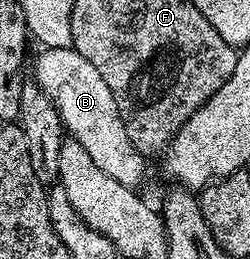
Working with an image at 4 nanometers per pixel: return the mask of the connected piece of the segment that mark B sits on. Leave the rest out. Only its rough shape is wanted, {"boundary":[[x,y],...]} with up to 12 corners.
{"boundary":[[73,46],[34,63],[69,138],[96,169],[141,188],[128,138],[100,69]]}

